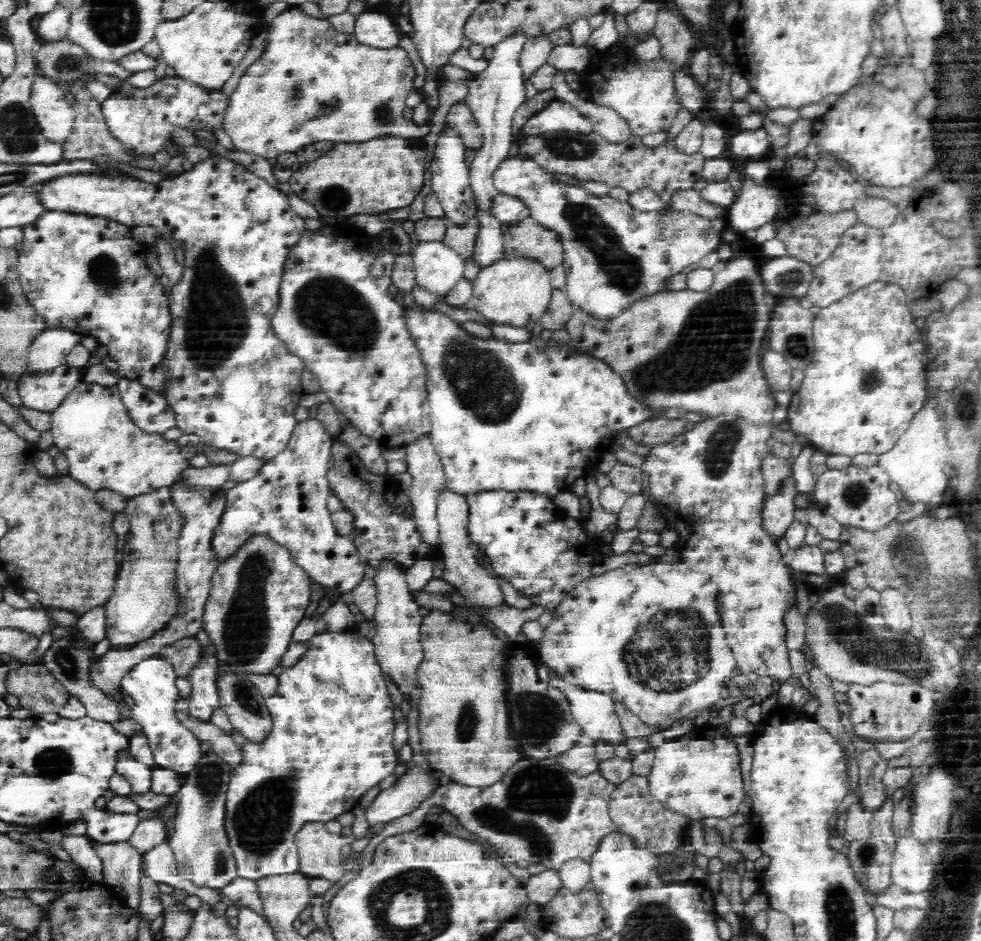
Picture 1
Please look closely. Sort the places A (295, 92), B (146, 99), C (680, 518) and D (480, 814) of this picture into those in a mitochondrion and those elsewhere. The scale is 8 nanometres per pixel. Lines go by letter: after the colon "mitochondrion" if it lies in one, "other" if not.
A: mitochondrion
B: other
C: other
D: mitochondrion

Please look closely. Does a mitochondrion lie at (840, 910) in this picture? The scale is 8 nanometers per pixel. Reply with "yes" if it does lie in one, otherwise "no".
yes

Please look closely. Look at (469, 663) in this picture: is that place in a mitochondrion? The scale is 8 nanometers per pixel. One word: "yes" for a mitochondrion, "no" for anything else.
no

